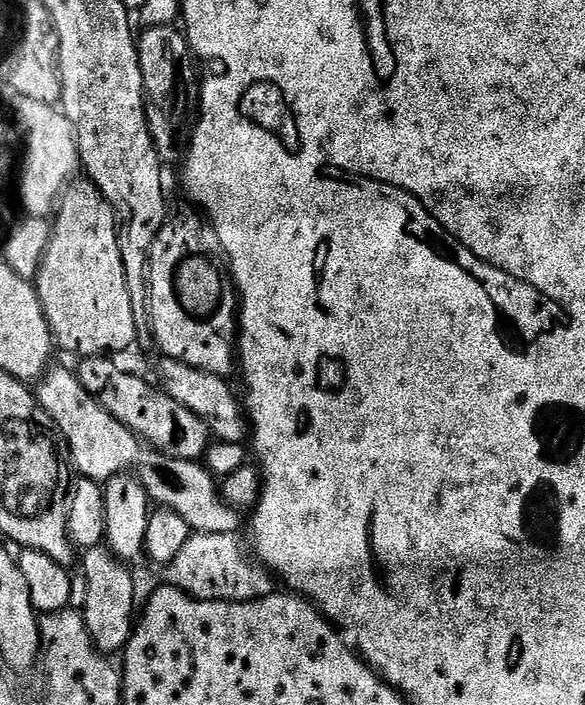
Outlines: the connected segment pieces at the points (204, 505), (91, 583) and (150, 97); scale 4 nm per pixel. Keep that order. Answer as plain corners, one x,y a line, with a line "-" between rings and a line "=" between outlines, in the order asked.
53,367
39,381
38,387
40,389
37,387
34,395
39,400
41,407
46,410
46,414
50,414
52,423
59,428
64,436
64,440
68,443
70,463
83,479
107,482
114,479
115,476
123,476
135,469
144,484
144,488
148,491
149,501
161,508
174,510
176,514
185,520
186,526
193,533
236,534
241,531
239,529
241,513
224,501
224,493
221,485
218,483
217,477
213,476
203,463
195,460
174,460
171,456
161,454
156,450
143,452
140,449
142,447
141,441
138,439
136,433
128,425
118,422
82,387
79,375
73,369
71,372
68,368
55,368
=
101,546
98,548
89,548
83,553
82,564
84,568
82,574
86,578
87,591
85,602
82,605
82,615
86,622
86,630
92,639
92,645
95,646
101,654
108,652
123,653
124,647
127,646
128,640
132,637
134,631
134,621
138,616
138,604
136,608
136,580
132,577
132,572
127,563
117,558
111,548
=
176,26
147,27
144,33
139,33
138,47
144,79
144,113
148,115
148,132
161,161
165,165
172,164
176,159
181,159
180,135
193,127
194,117
198,112
202,84
199,79
196,81
197,61
188,44
187,35

